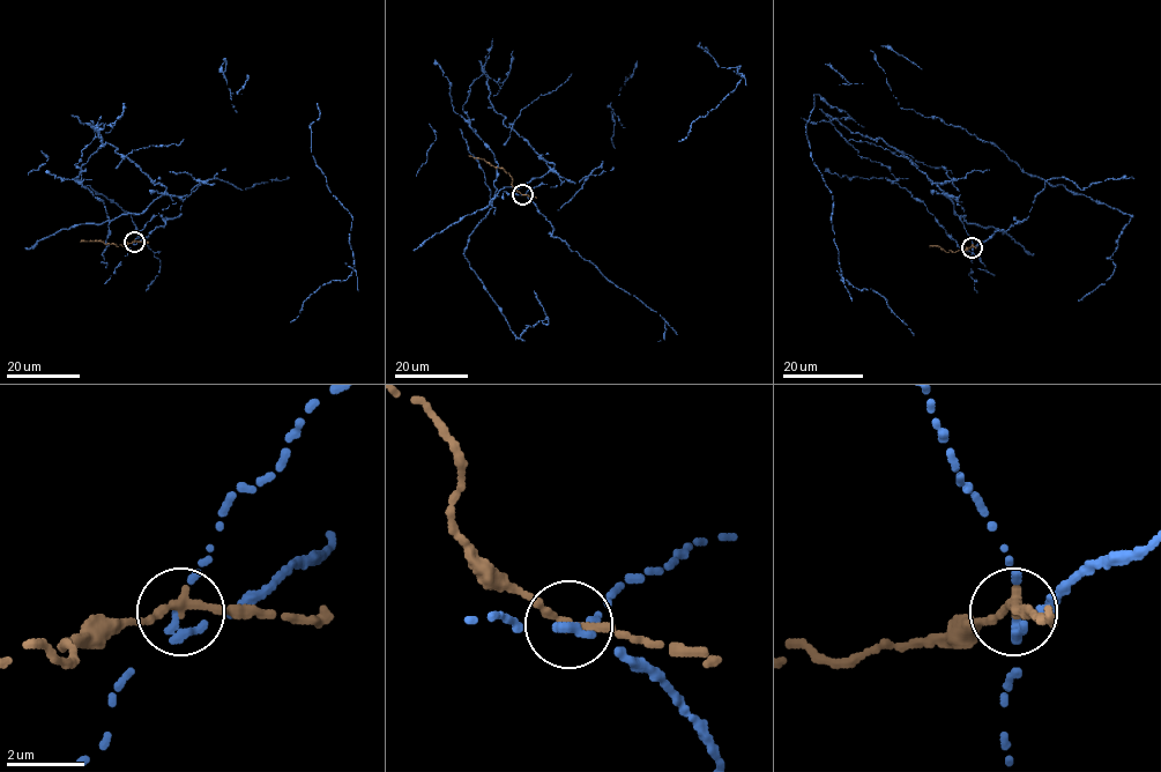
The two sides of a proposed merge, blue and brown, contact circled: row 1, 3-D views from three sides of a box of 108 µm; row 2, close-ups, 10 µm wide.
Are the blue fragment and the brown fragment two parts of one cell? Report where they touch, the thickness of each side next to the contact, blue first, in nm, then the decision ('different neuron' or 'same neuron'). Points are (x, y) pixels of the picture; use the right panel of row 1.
(972, 247) | 320/280 nm | different neuron

